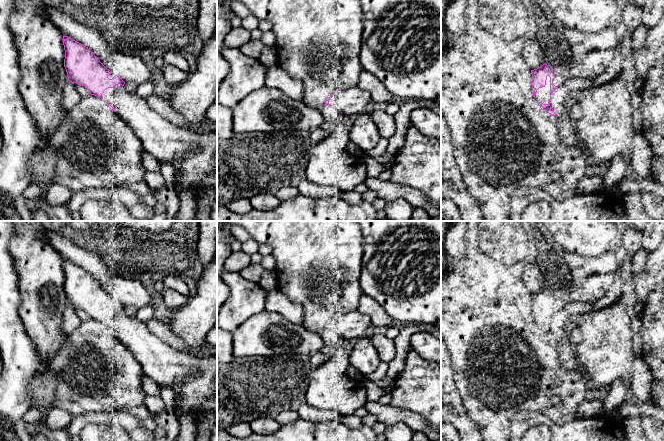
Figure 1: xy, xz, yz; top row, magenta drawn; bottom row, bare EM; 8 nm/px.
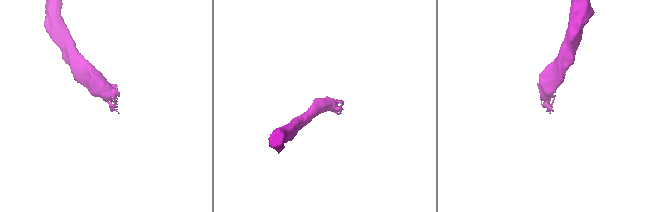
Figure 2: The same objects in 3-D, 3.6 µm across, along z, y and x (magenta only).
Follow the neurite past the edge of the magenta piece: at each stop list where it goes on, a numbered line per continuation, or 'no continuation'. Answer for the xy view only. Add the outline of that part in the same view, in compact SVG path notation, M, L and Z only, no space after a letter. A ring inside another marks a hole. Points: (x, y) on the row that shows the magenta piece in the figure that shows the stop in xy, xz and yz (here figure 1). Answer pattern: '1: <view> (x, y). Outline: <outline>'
1: xy (193, 155). Outline: M118 84L102 94L127 123L142 142L145 152L159 163L169 163L173 167L174 180L178 183L179 210L177 221L194 221L197 212L197 185L210 175L217 173L217 129L211 133L199 133L188 128L180 128L152 110L146 99L136 93L129 93Z

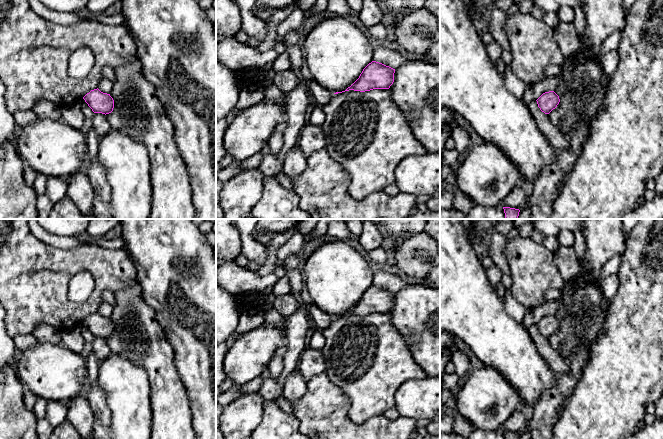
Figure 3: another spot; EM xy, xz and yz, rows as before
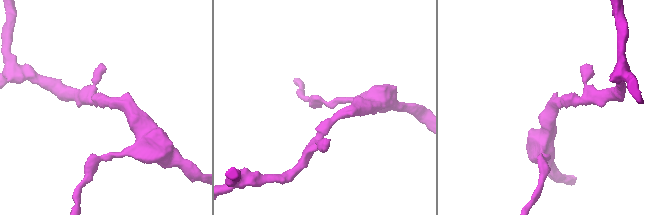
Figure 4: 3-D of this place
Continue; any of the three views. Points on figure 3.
no continuation

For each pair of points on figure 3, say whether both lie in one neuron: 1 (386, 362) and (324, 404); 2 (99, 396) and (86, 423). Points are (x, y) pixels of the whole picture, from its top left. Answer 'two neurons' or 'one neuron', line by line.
1: two neurons
2: two neurons

